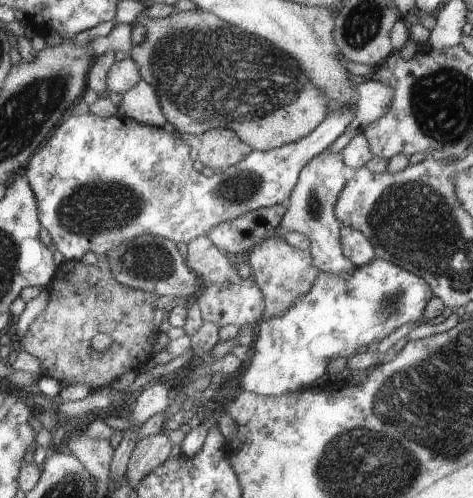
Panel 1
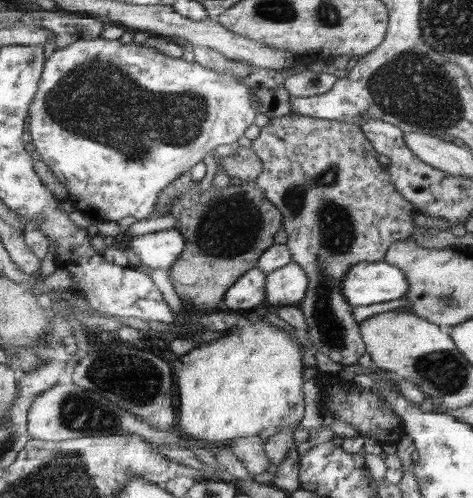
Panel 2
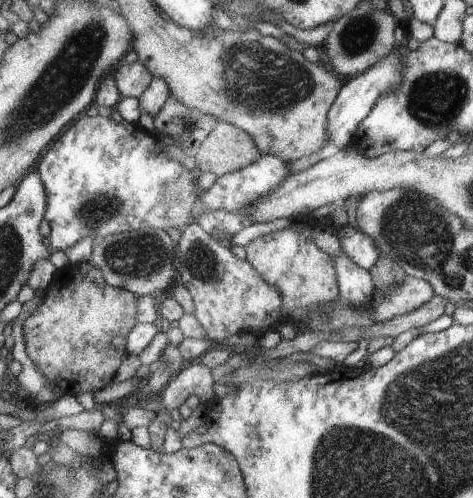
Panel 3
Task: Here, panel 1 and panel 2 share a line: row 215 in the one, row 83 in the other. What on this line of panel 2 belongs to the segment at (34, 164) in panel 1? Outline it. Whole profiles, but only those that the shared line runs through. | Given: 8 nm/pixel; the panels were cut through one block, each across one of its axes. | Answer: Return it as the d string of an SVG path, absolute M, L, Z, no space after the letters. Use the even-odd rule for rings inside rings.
M101 36L97 40L79 40L67 48L55 50L49 56L39 92L29 110L29 134L31 134L31 144L35 146L35 152L39 154L41 162L45 162L47 168L55 174L55 178L67 188L67 194L69 194L67 200L71 200L75 210L83 212L85 216L97 222L105 222L105 220L119 222L121 218L127 218L127 216L133 216L139 222L143 218L151 218L155 208L163 206L161 194L181 176L189 174L191 168L197 168L197 162L201 162L207 154L211 154L217 146L223 146L223 144L237 146L237 140L243 138L247 128L255 124L257 120L257 110L253 108L253 100L255 100L255 92L247 84L239 82L237 76L231 76L225 72L219 74L201 64L191 64L183 58L165 56L155 48L145 48L145 44L135 44L135 42L123 44L119 40L105 40Z

